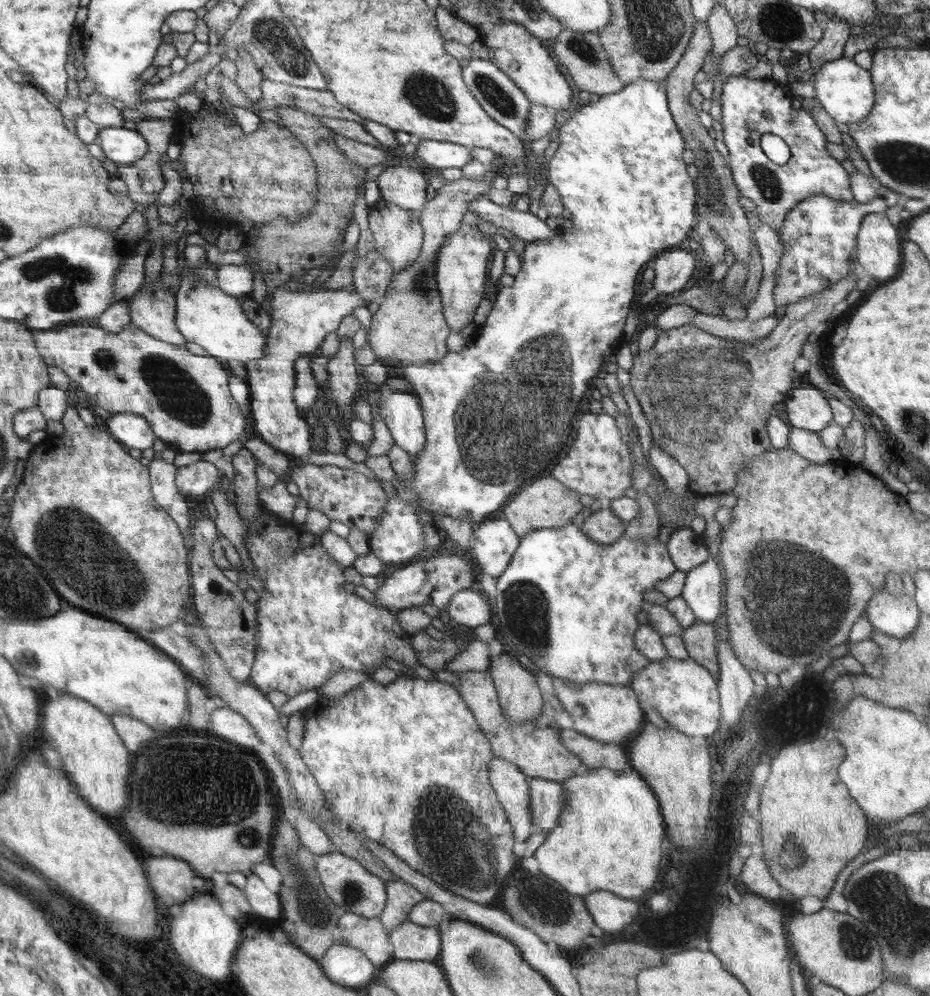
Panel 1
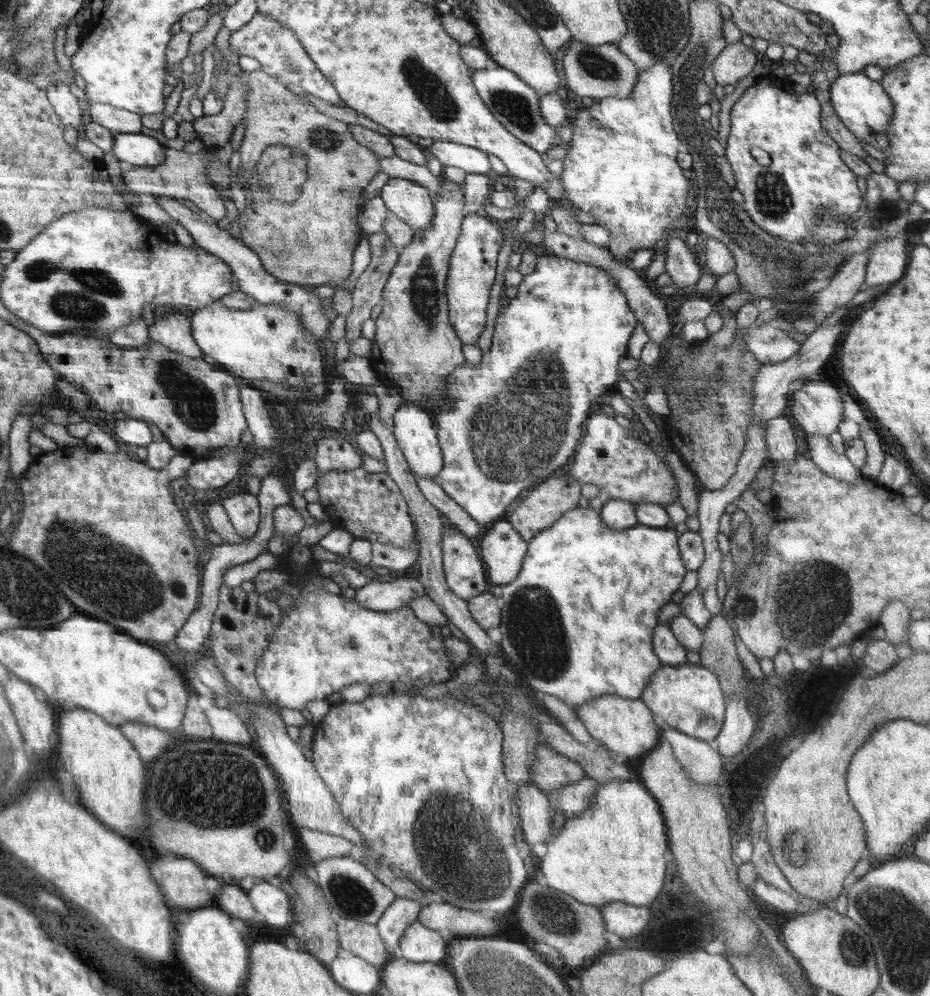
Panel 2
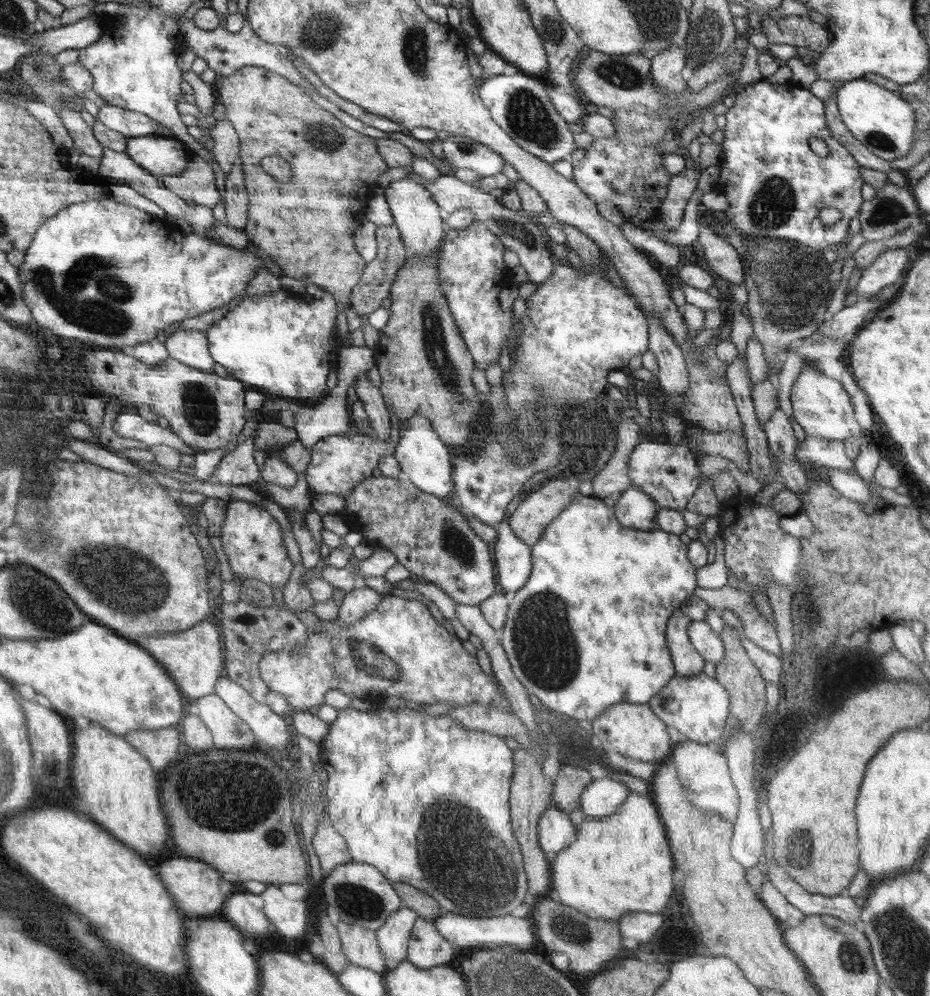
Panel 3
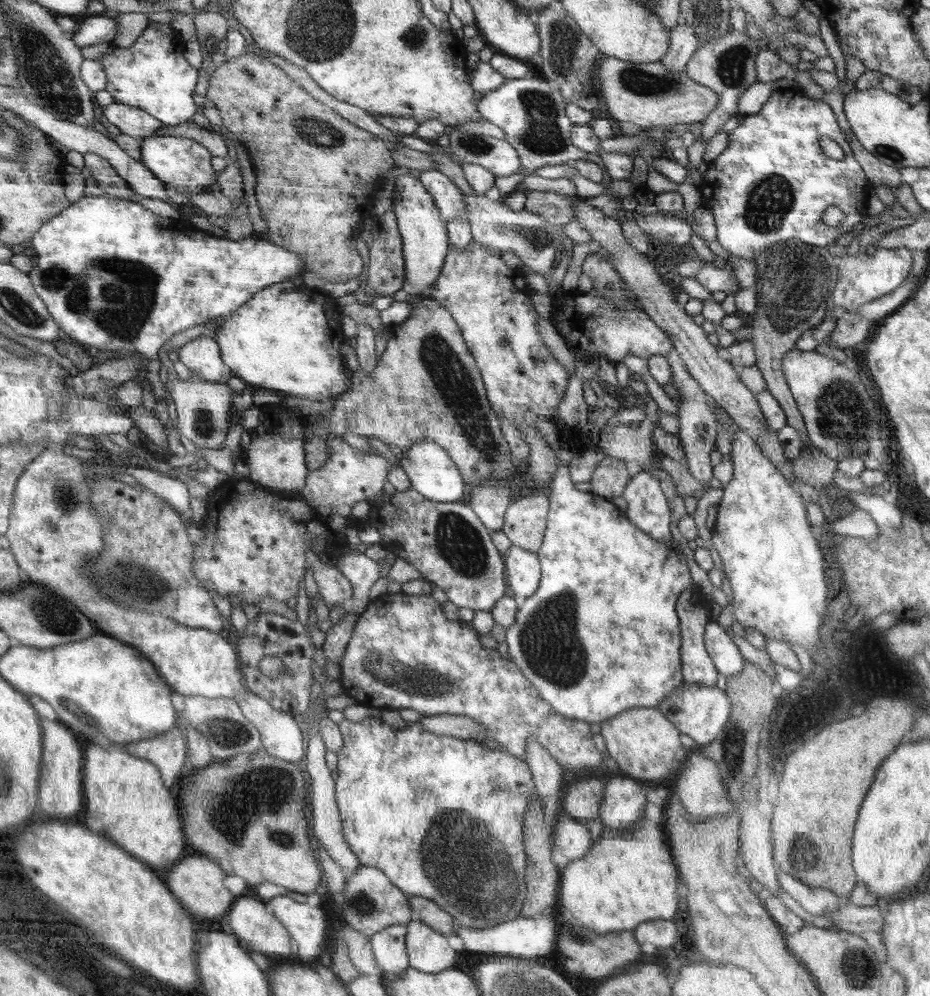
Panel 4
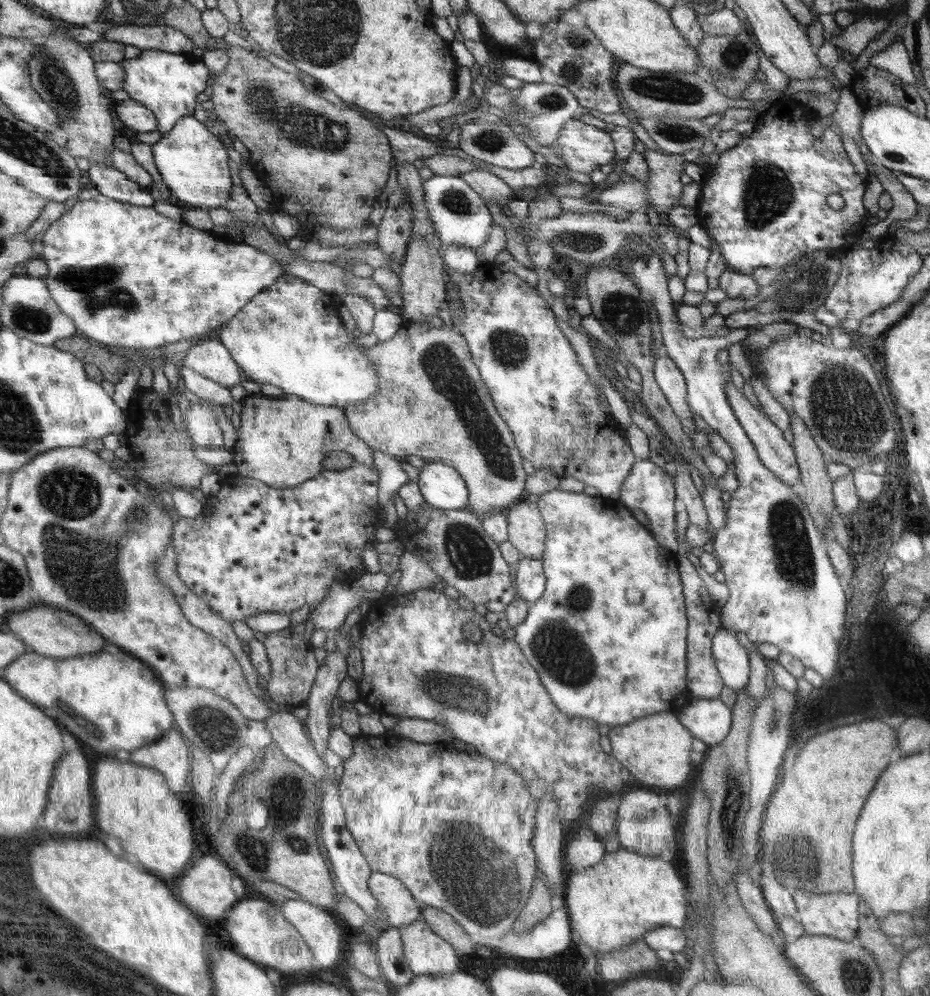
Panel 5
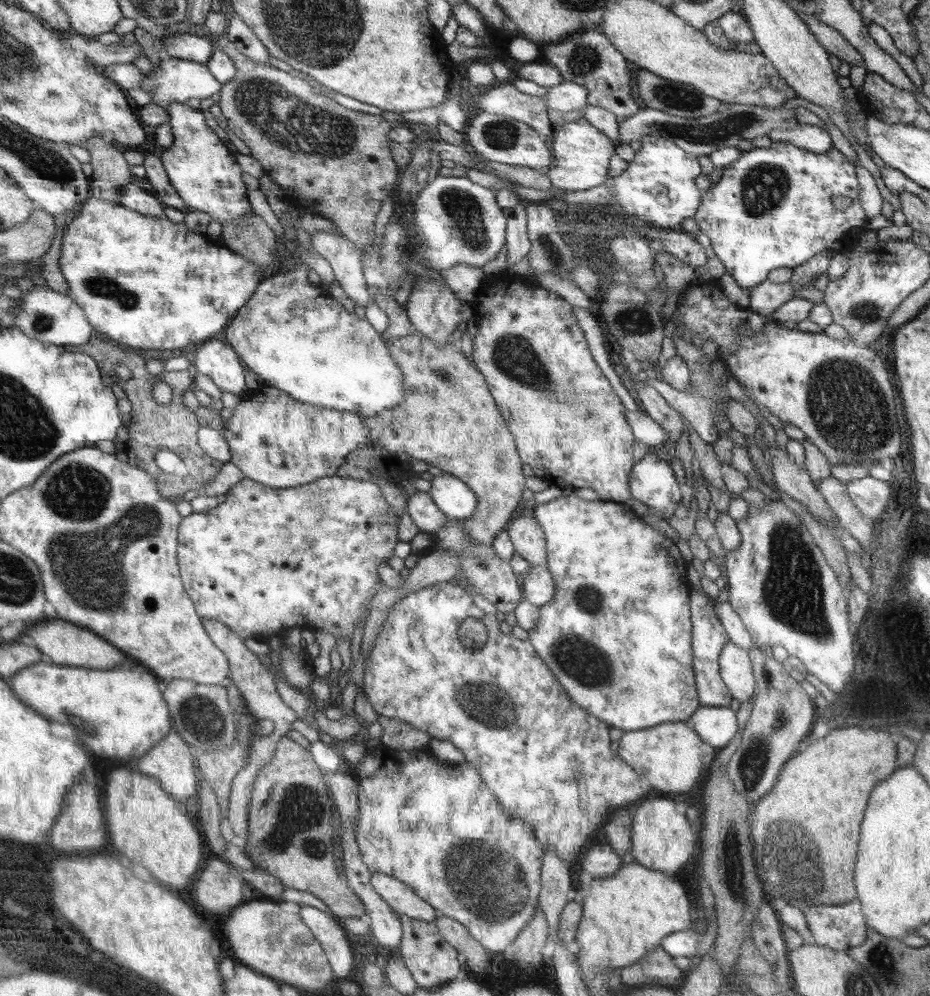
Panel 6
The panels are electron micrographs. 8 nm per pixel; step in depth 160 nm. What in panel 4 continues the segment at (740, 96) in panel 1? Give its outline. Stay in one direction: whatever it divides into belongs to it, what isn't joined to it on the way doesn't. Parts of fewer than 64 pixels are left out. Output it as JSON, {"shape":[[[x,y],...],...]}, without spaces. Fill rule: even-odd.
{"shape":[[[778,88],[763,104],[760,114],[739,116],[738,127],[727,135],[728,145],[710,164],[709,172],[704,173],[700,193],[702,205],[712,209],[717,240],[730,255],[755,260],[764,257],[776,242],[790,238],[826,247],[869,216],[867,198],[871,184],[853,155],[834,111],[824,101],[808,98],[794,88]],[[822,136],[832,138],[843,148],[842,160],[830,158],[822,151]],[[829,206],[838,206],[846,215],[840,226],[830,228],[821,221],[822,213]]]}

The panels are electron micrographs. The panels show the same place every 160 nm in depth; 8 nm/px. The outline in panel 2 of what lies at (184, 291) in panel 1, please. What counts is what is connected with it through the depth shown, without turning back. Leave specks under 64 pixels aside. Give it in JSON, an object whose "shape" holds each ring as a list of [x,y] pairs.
{"shape":[[[218,300],[204,309],[194,310],[189,320],[193,322],[193,336],[202,353],[214,358],[217,367],[222,367],[224,371],[233,373],[239,379],[284,384],[284,386],[290,386],[300,392],[306,392],[308,386],[320,384],[324,380],[324,360],[322,360],[322,352],[316,344],[318,339],[306,331],[306,326],[302,325],[301,314],[258,302],[252,310],[232,310]]]}

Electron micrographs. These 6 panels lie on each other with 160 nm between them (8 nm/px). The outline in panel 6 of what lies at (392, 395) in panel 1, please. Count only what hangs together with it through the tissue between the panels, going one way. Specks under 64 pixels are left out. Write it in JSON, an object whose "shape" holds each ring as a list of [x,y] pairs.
{"shape":[[[451,473],[434,476],[427,493],[449,520],[464,521],[476,514],[478,508],[476,493],[465,481]]]}

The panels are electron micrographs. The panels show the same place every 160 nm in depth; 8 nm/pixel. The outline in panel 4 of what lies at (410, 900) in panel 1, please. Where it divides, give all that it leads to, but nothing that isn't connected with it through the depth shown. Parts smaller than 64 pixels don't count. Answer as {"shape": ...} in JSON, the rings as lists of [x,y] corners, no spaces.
{"shape":[[[404,924],[390,926],[385,931],[372,935],[371,945],[382,976],[394,980],[410,968],[405,936],[408,930]]]}

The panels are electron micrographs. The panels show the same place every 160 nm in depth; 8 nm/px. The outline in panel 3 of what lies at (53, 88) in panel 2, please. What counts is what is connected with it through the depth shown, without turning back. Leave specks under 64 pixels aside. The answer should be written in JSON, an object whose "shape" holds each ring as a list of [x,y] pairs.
{"shape":[[[64,108],[58,114],[65,127],[72,133],[76,150],[97,158],[103,164],[103,146],[93,135],[93,128],[80,118],[80,111]]]}

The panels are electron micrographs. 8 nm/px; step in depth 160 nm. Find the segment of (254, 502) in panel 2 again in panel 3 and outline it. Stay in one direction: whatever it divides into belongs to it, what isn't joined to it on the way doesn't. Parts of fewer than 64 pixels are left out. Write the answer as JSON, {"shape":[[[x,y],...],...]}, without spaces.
{"shape":[[[244,499],[228,501],[221,539],[234,574],[242,581],[256,578],[272,588],[286,588],[293,572],[292,561],[283,545],[280,524],[263,507]]]}

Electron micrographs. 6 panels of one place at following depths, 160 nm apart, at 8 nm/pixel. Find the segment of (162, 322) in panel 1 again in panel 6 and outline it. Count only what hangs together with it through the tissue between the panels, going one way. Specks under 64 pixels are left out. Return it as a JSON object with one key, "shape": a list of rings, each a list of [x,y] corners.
{"shape":[[[221,338],[197,346],[192,368],[208,376],[223,392],[240,394],[246,390],[246,368],[232,347]]]}

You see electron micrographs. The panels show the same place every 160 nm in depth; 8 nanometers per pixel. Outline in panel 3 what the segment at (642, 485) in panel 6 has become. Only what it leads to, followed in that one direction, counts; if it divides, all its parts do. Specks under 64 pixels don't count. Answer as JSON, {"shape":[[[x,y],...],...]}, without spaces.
{"shape":[[[631,485],[621,493],[613,509],[617,519],[626,528],[653,531],[658,529],[655,523],[655,512],[658,507],[660,506],[657,506],[652,496]]]}

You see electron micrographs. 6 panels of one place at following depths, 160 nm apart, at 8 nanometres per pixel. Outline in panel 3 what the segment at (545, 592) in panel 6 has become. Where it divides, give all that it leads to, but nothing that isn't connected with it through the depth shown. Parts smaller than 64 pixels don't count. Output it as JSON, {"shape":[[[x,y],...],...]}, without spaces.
{"shape":[[[506,516],[501,526],[496,528],[496,542],[493,542],[494,556],[496,556],[497,569],[499,570],[497,577],[498,580],[500,580],[503,591],[516,593],[528,584],[529,576],[533,572],[532,546],[527,545],[525,541],[513,531],[513,528],[508,522],[509,517],[510,516]]]}

